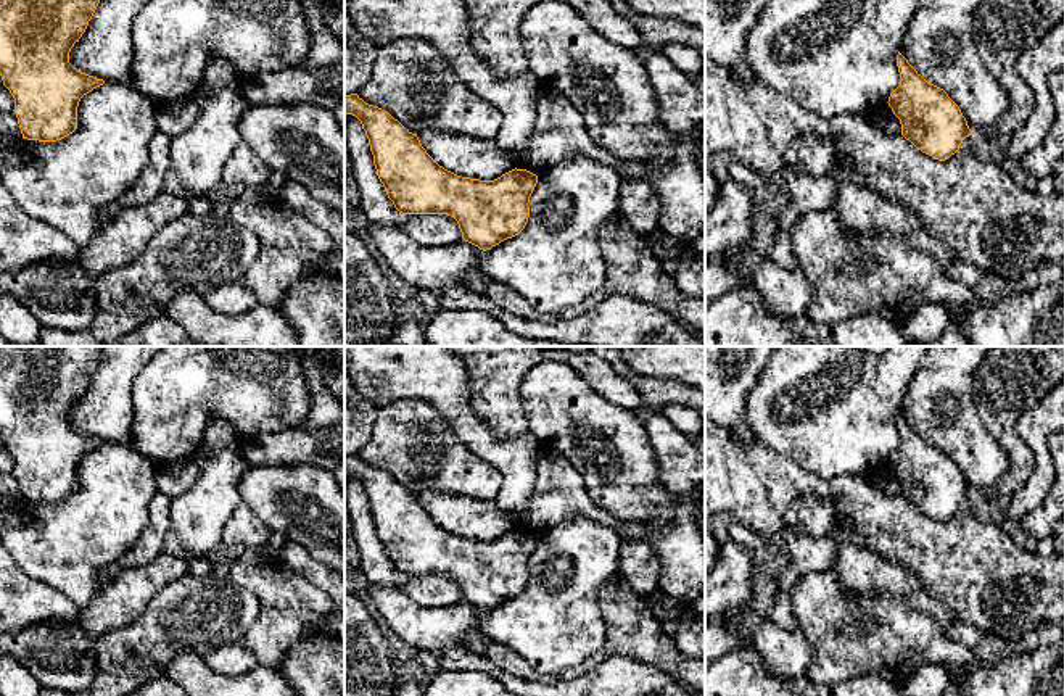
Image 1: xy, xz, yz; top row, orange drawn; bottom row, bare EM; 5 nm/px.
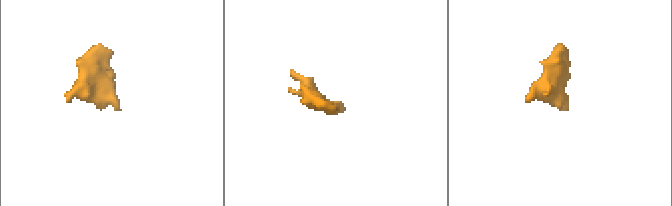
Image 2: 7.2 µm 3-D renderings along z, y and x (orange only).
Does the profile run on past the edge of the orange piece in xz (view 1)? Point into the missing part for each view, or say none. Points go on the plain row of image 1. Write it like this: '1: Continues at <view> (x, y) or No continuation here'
1: No continuation here

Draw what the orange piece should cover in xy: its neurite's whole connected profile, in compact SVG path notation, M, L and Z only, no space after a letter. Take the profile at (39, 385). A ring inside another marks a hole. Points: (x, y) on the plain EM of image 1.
M0 346L0 437L14 459L23 499L56 503L68 498L77 490L80 459L105 445L69 424L69 412L85 393L100 358L100 346Z

